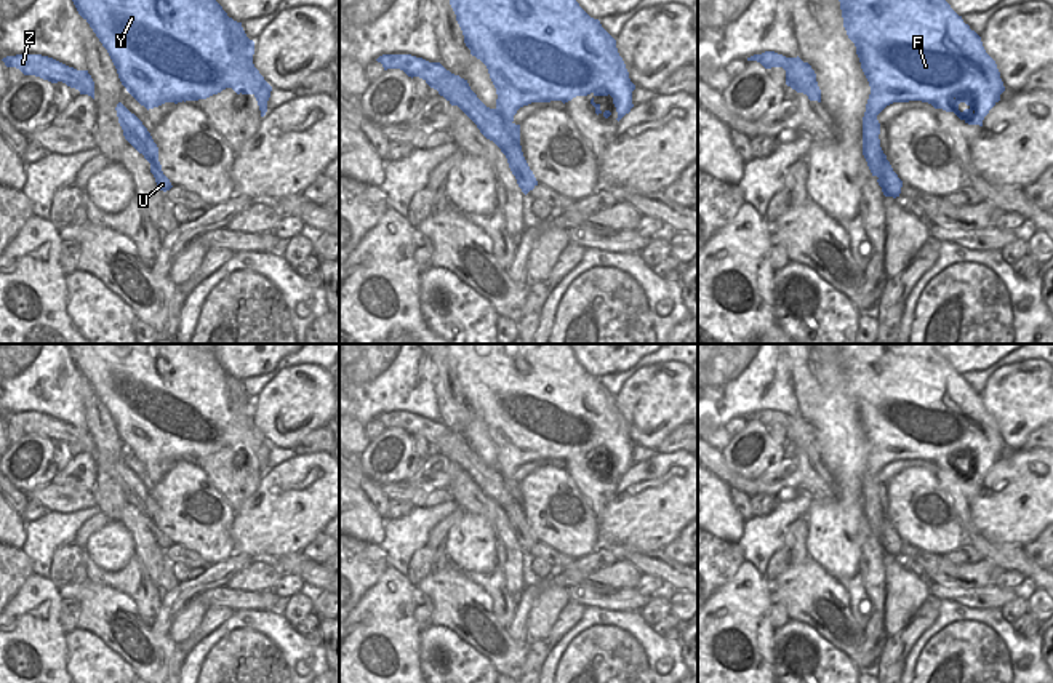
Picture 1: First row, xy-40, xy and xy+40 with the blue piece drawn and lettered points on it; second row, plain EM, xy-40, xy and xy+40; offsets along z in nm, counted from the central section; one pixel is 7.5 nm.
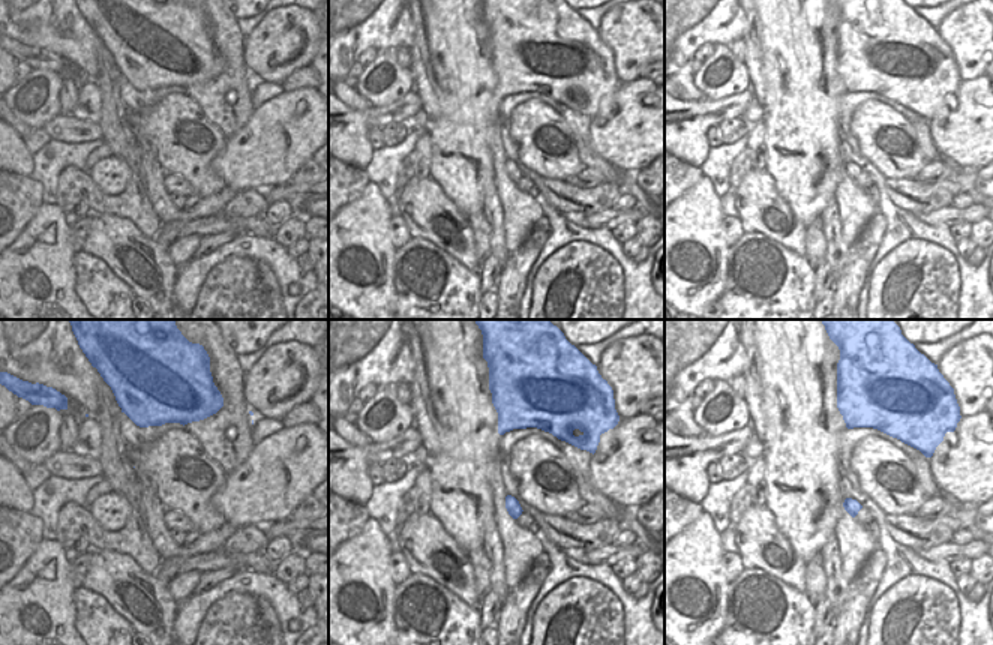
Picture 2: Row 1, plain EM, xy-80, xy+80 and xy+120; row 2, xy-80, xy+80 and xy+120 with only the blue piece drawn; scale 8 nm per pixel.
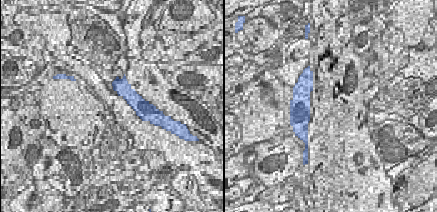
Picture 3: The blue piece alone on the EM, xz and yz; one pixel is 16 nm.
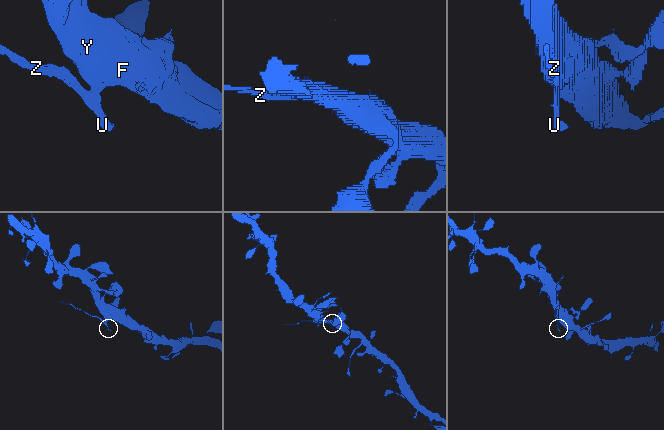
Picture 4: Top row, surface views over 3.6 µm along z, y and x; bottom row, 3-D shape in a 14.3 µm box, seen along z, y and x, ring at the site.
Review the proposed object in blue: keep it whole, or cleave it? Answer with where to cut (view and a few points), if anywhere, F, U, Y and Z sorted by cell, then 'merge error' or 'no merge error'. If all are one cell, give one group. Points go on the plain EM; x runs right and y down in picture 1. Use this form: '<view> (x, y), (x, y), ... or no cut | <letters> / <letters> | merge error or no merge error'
xy (495, 467), (504, 479), (511, 480) | F Y / U Z | merge error

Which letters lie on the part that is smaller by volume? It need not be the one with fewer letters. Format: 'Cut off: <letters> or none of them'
Cut off: U, Z

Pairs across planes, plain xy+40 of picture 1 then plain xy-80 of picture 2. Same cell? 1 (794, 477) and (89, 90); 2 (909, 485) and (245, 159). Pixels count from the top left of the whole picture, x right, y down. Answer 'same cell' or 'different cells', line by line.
1: same cell
2: different cells

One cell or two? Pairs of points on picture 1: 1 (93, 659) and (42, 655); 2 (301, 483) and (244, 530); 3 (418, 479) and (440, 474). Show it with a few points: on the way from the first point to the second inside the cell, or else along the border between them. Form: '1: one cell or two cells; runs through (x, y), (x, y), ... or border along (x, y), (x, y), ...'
1: two cells; border along (64, 634), (68, 666)
2: one cell; runs through (287, 498), (258, 527)
3: one cell; runs through (423, 477), (436, 474)

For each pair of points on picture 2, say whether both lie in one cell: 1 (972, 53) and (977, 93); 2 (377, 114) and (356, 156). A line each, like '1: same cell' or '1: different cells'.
1: different cells
2: same cell

